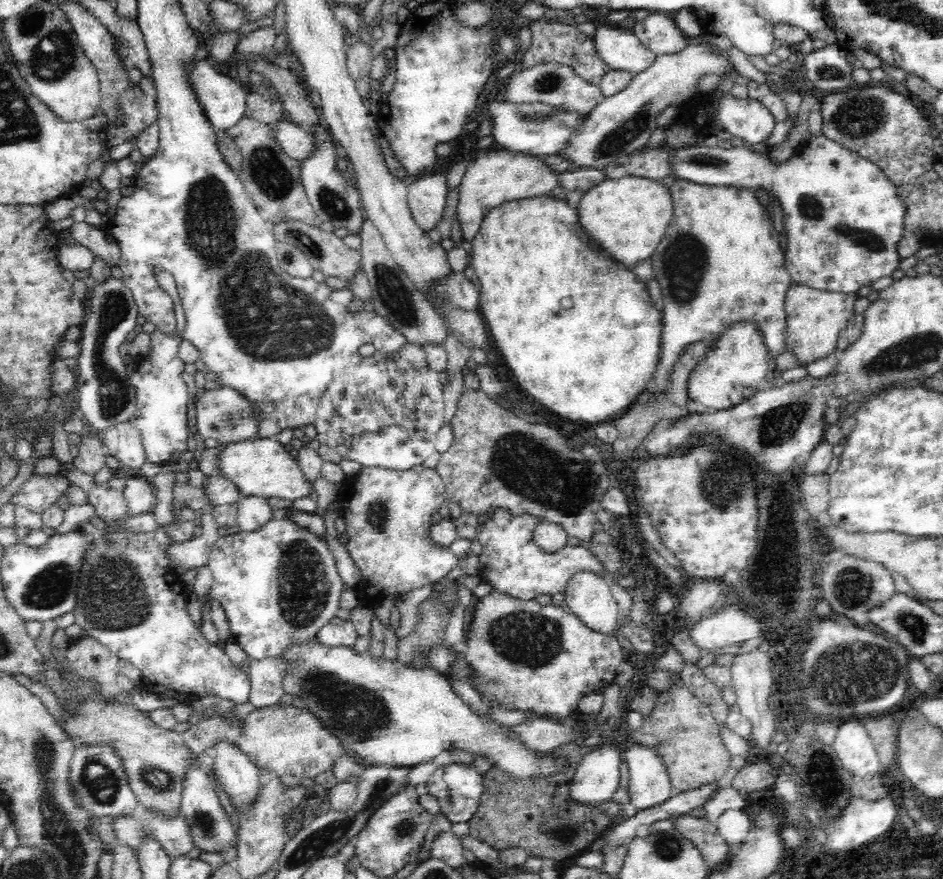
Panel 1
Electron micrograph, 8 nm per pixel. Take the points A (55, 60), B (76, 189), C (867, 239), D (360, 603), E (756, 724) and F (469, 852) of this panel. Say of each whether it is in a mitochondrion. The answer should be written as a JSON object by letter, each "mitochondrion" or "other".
{"A":"mitochondrion","B":"other","C":"mitochondrion","D":"other","E":"other","F":"other"}

